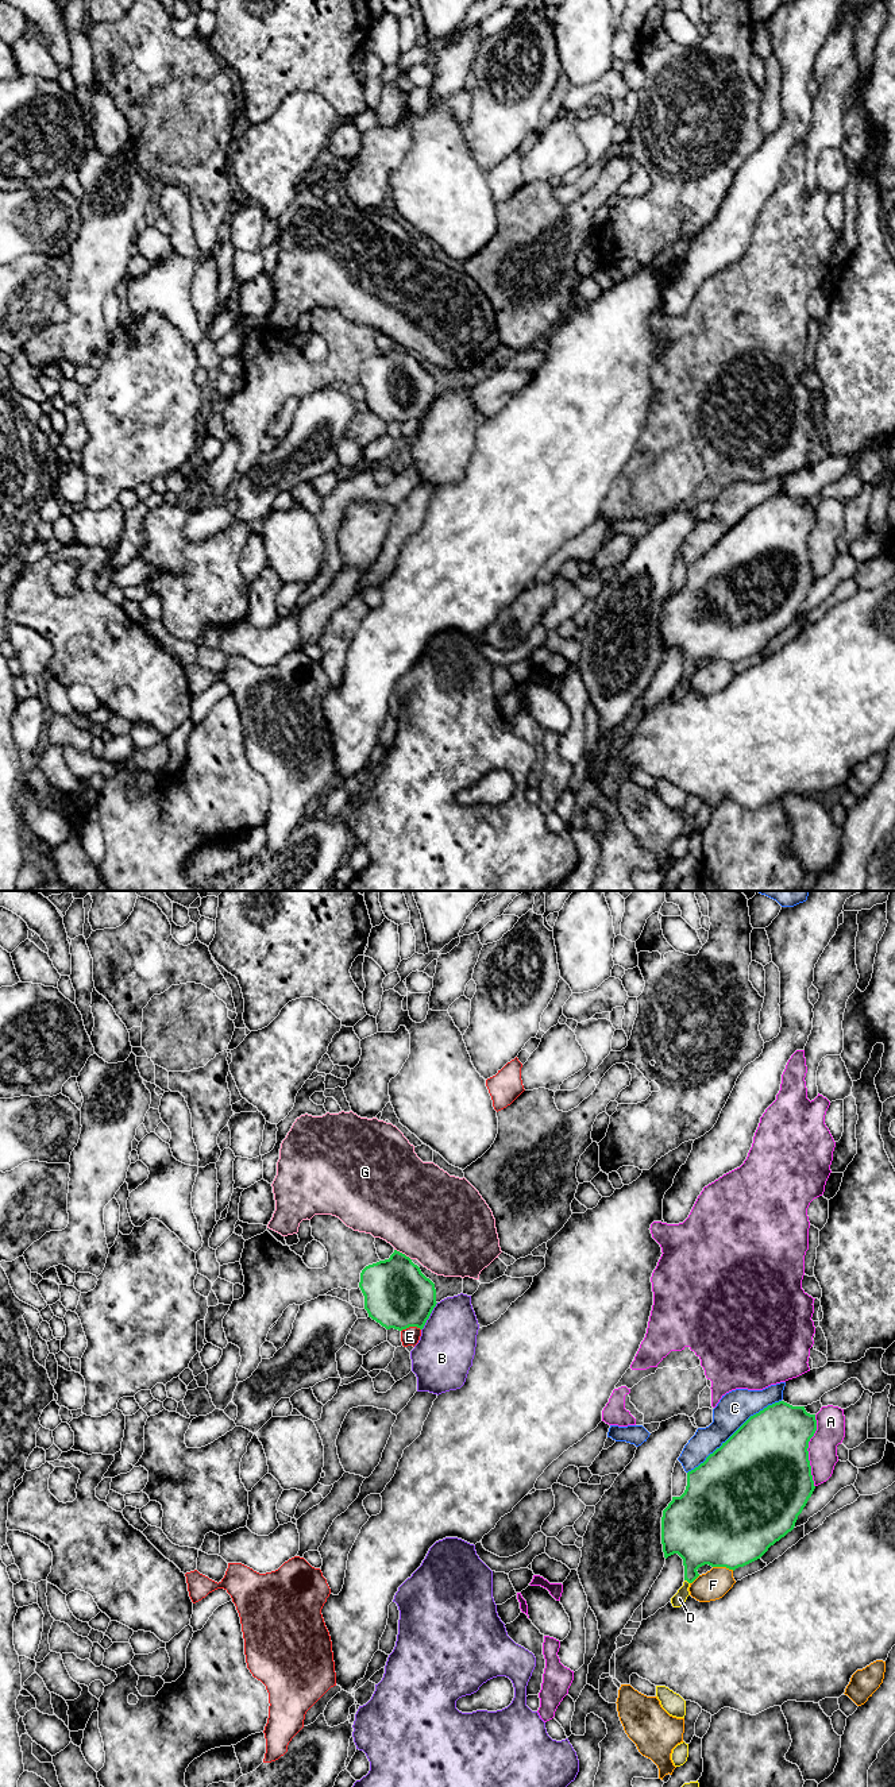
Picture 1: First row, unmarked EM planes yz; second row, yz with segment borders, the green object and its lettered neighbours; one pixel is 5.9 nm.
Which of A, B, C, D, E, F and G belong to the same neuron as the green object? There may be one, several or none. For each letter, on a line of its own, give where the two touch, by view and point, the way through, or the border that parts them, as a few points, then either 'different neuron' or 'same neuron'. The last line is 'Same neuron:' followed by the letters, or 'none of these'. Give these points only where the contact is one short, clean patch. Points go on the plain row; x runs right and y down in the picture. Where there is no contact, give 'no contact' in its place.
A: meets green in yz at (807, 544); different neuron
B: meets green in yz at (429, 408); different neuron
C: meets green in yz at (735, 525); different neuron
D: meets green in yz at (687, 674); border along yz (685, 672), (689, 676); different neuron
E: meets green in yz at (411, 419); different neuron
F: meets green in yz at (724, 659); different neuron
G: meets green in yz at (401, 346); different neuron
Same neuron: none of these

